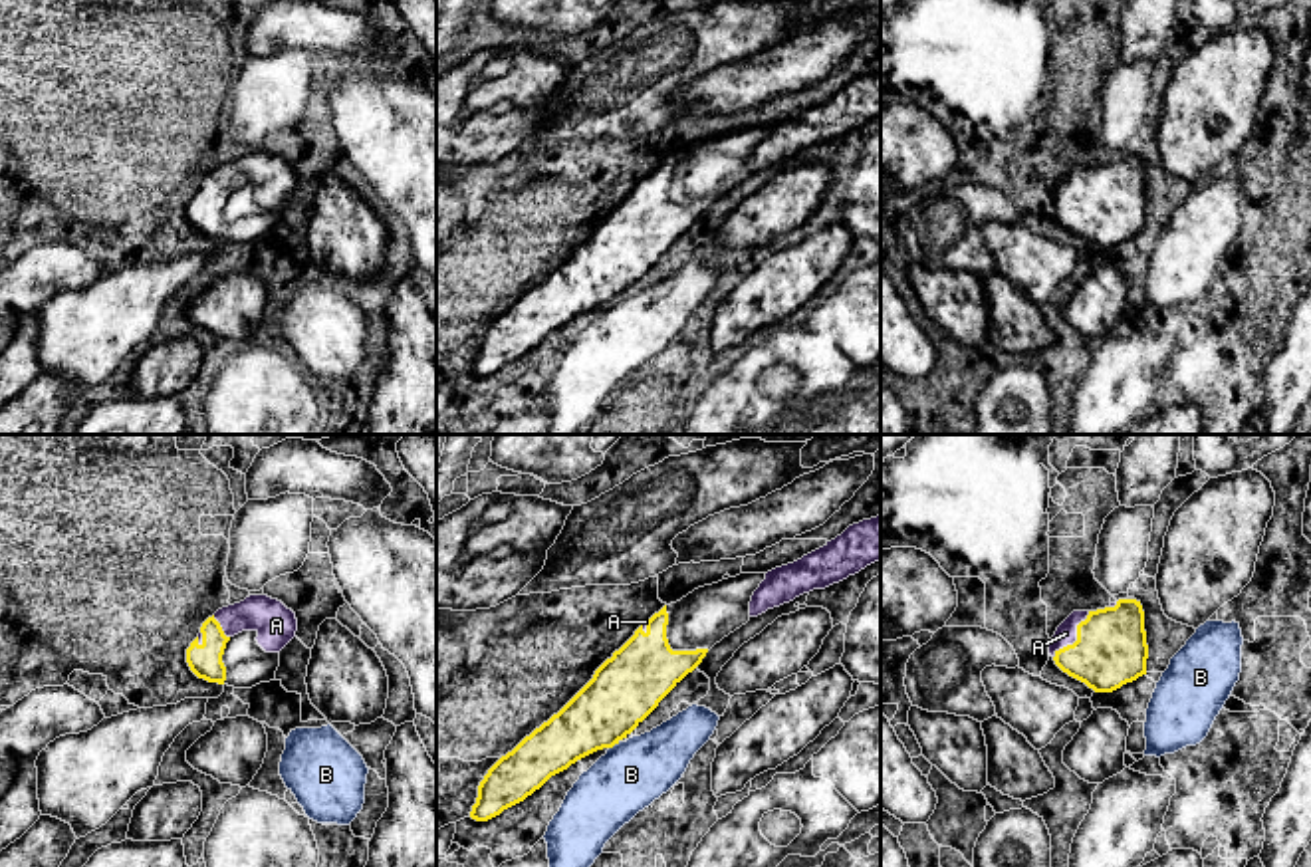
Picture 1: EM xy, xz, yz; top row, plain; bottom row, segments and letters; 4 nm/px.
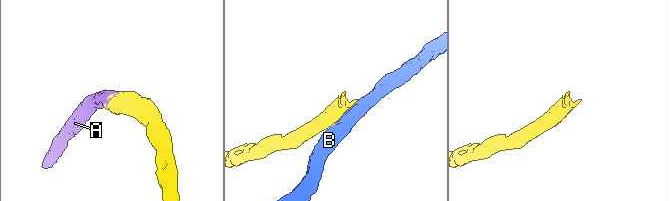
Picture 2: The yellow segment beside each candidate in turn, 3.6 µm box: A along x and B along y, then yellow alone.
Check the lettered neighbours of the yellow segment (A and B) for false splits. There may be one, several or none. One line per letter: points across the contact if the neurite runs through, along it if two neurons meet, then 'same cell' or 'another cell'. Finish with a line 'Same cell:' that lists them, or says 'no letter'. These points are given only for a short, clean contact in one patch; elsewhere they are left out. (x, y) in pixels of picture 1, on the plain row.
A: runs through yz (1111, 205), (1085, 201), (1077, 193), (1066, 189); same cell
B: border along xz (619, 298), (609, 304); another cell
Same cell: A

